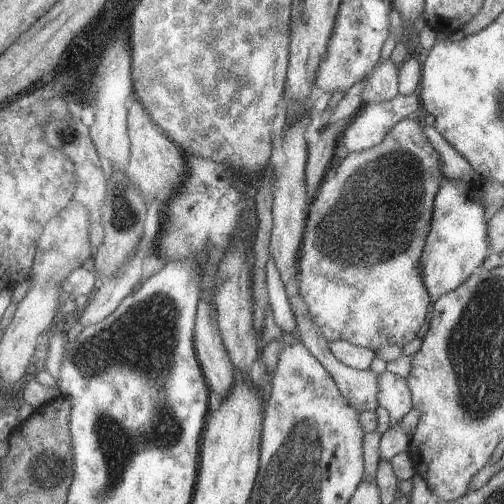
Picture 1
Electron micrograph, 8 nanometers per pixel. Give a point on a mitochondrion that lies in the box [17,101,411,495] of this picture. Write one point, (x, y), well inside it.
(48, 469)

